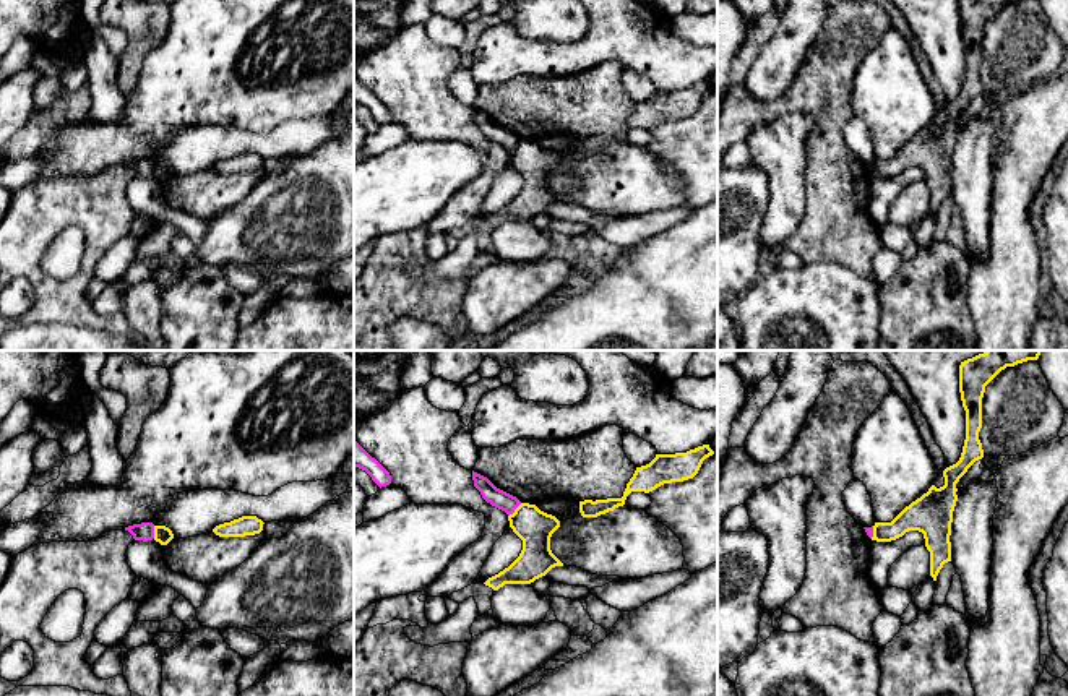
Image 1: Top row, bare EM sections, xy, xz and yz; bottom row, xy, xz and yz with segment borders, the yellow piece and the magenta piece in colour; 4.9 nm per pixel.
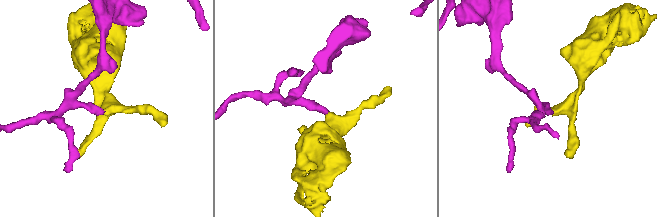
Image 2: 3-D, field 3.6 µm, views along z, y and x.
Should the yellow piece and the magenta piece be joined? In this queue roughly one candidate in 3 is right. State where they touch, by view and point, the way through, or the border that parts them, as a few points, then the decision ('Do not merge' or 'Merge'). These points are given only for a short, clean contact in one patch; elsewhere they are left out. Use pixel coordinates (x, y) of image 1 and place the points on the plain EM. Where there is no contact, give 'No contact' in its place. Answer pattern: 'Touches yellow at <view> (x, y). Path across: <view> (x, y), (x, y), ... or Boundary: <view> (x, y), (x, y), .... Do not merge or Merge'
Touches yellow at xz (515, 146). Boundary: xz (521, 140), (508, 153). Do not merge

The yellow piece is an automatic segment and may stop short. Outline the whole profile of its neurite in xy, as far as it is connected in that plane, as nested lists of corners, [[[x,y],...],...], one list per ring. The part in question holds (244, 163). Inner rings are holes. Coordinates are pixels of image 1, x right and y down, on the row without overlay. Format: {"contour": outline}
{"contour": [[[242,153],[230,159],[219,161],[213,165],[213,169],[219,174],[245,174],[255,172],[263,167],[263,157],[256,153]]]}

